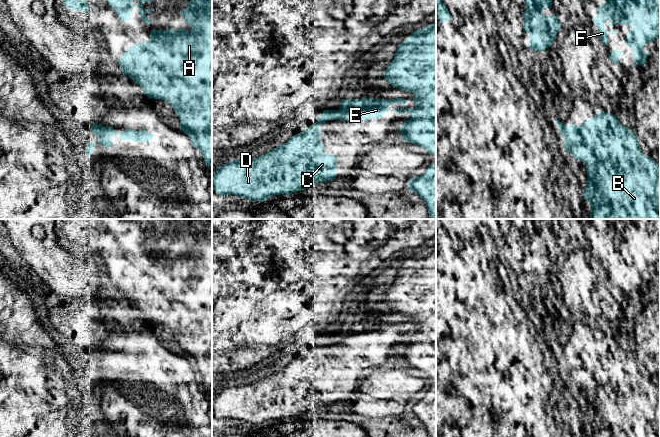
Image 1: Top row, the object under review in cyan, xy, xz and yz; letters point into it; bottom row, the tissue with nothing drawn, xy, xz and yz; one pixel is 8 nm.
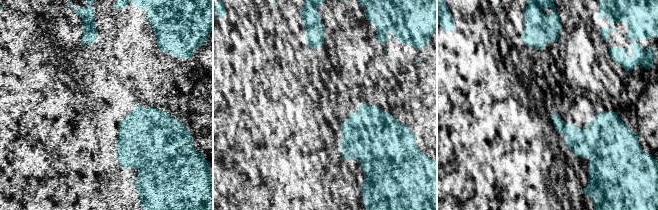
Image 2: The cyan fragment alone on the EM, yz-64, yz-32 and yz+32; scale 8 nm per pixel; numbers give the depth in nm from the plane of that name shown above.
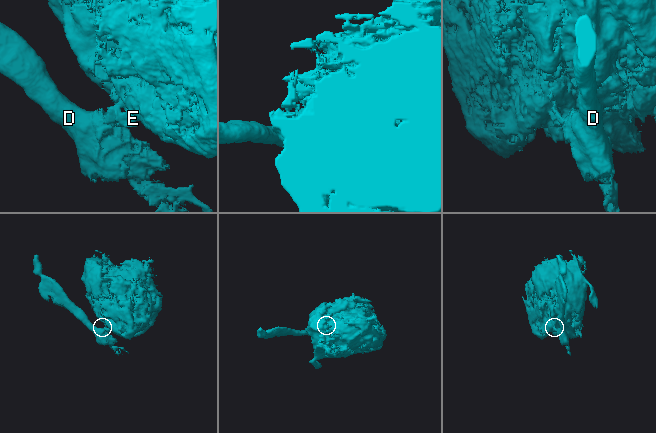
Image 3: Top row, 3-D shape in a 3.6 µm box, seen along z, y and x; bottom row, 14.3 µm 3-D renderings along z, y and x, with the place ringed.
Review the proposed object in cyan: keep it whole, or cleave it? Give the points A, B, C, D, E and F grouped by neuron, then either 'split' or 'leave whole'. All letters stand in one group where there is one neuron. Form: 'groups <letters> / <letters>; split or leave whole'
groups A E F / B C D; split

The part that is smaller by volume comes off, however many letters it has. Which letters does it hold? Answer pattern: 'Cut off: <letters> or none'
Cut off: B, C, D

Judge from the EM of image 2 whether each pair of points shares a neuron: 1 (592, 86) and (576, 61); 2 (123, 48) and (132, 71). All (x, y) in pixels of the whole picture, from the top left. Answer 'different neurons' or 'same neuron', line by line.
1: same neuron
2: same neuron

